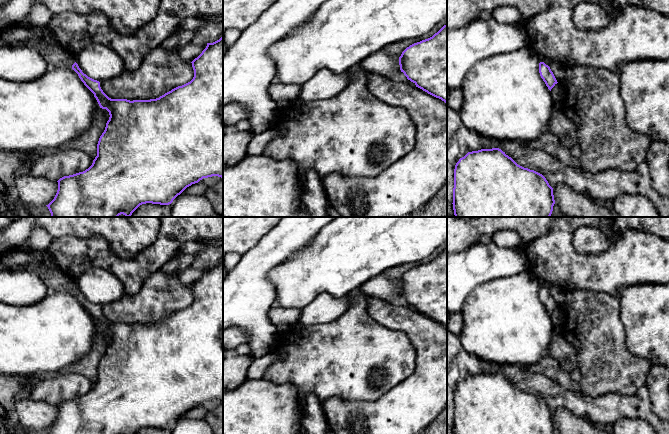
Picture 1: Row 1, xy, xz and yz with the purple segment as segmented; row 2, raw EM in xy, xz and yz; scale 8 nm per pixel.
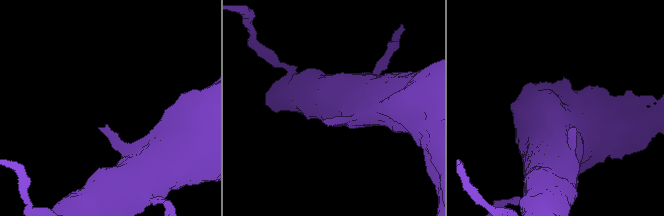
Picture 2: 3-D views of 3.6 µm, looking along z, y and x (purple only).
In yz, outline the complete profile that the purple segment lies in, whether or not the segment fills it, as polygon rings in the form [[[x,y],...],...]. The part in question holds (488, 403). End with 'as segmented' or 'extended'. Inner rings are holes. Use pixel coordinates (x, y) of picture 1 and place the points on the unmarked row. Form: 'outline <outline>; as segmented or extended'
outline [[[499,372],[468,376],[454,393],[453,434],[553,434],[553,412],[546,402],[518,389]]]; as segmented

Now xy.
outline [[[223,260],[213,267],[207,267],[207,270],[202,277],[191,286],[194,294],[194,301],[190,306],[172,313],[159,322],[133,325],[109,322],[101,313],[100,306],[84,298],[75,286],[74,280],[58,267],[48,267],[44,263],[42,268],[34,268],[31,265],[26,264],[19,269],[36,273],[43,279],[46,287],[51,287],[54,291],[71,291],[78,298],[84,309],[94,318],[100,332],[106,333],[110,339],[105,354],[99,362],[97,368],[97,380],[93,384],[92,389],[83,396],[64,400],[57,405],[57,417],[54,423],[46,429],[49,434],[136,434],[140,429],[146,427],[169,429],[187,411],[198,407],[203,402],[212,400],[223,402]]]; extended

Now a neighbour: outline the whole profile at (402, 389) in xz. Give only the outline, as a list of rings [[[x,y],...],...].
[[[366,296],[367,312],[379,324],[407,334],[416,351],[414,372],[404,381],[374,401],[344,401],[333,397],[325,401],[324,410],[335,434],[419,434],[437,420],[447,408],[447,328],[407,306],[398,306],[382,299]]]

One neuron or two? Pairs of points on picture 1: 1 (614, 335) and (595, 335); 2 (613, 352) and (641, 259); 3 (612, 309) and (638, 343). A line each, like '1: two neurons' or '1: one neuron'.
1: one neuron
2: two neurons
3: two neurons

